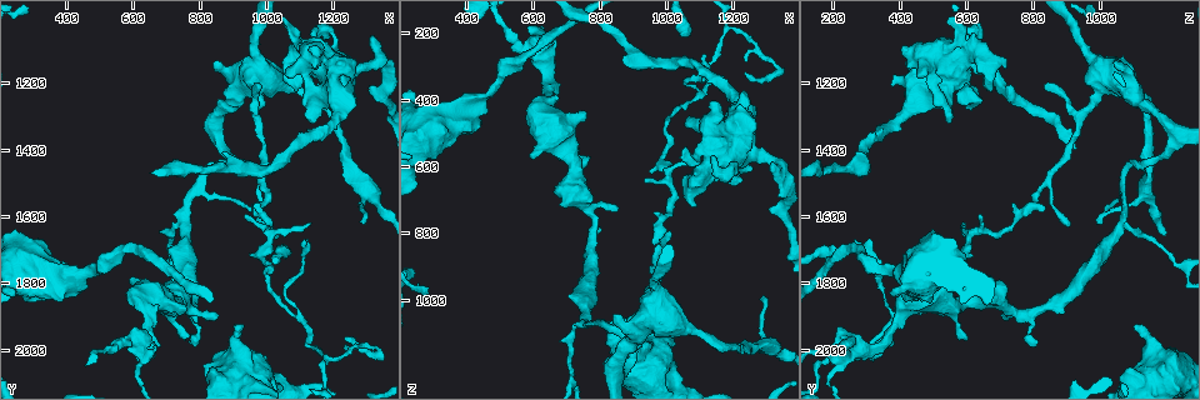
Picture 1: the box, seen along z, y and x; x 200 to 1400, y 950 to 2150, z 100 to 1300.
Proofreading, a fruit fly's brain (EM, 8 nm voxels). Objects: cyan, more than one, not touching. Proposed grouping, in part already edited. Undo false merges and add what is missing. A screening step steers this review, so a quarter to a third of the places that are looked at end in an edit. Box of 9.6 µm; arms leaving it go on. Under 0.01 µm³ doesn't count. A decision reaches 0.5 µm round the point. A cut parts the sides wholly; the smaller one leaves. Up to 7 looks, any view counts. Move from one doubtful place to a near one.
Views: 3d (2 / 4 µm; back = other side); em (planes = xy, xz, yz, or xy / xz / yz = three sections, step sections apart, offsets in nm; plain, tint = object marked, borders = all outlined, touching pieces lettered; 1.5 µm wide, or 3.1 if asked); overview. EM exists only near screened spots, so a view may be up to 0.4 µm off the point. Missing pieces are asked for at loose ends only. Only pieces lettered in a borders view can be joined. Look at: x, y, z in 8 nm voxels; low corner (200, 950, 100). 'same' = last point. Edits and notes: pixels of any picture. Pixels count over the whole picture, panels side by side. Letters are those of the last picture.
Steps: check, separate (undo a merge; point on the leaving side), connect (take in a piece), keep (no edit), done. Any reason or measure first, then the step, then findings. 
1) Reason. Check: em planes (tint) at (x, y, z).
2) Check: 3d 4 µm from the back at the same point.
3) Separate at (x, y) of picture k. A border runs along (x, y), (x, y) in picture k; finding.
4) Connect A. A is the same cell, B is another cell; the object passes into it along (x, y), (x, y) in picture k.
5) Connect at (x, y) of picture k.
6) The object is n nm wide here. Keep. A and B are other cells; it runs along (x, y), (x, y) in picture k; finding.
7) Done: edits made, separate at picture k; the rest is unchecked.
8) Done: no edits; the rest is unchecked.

Free end. Check: 3d 4 µm at (910, 1920, 1090).

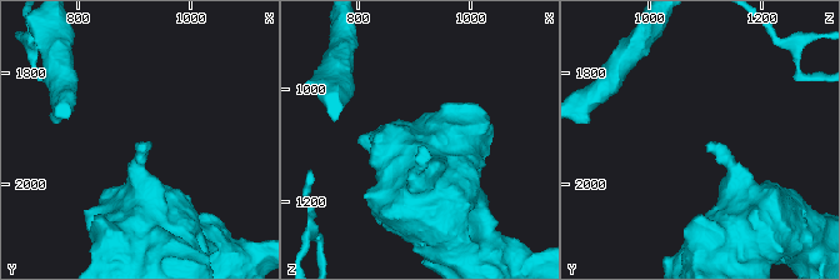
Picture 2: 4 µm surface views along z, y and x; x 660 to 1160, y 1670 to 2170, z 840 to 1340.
Now the EM. Check: em 3.1 µm xz step 16 (tint) at (915, 1930, 1100).

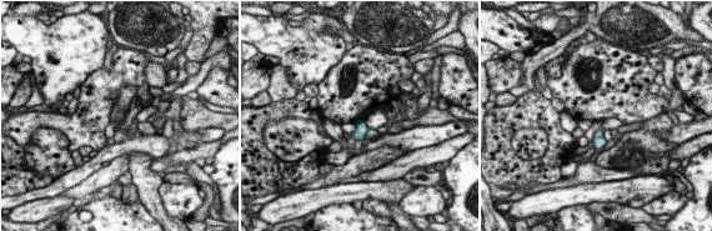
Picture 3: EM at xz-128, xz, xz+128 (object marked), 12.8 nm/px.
Another direction. Check: em 3.1 µm planes (borders) at the same point.

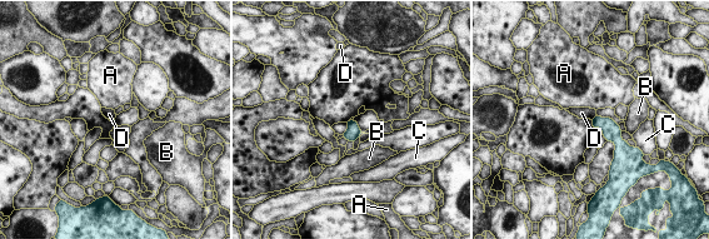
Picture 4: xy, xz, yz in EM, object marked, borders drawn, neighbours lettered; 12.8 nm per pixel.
Keep. A, B, C and D are other cells; a border runs along (597, 115), (590, 119) in picture 4; no lettered piece goes on from it.

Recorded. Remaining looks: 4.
Check: em planes (borders) at (760, 1980, 810).

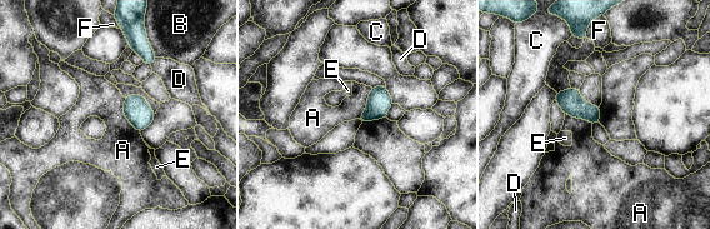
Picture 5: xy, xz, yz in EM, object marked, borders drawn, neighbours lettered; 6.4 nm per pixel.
Keep. A, B, C, D, E and F are other cells; a border runs along (124, 98), (123, 114), (139, 133) in picture 5; none of them fits.

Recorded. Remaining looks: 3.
Sharp bend. Check: em planes (borders) at (1060, 1820, 350).

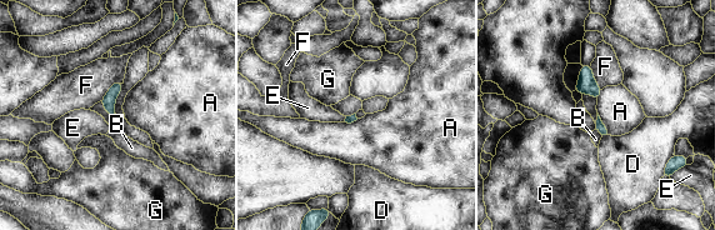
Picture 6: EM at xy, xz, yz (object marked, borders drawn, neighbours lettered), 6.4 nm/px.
The object is 50 nm wide here. Keep. A, B, D, E, F and G are other cells; a border runs along (598, 113), (610, 134) in picture 6; continuous, no second cell.

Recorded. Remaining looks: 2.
Done: no edits; the rest is unchecked.

